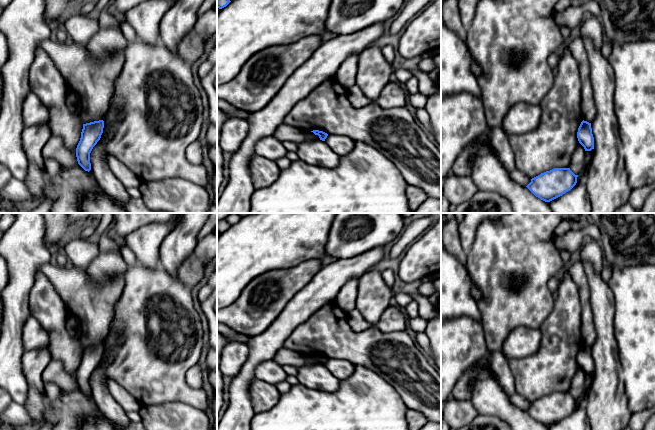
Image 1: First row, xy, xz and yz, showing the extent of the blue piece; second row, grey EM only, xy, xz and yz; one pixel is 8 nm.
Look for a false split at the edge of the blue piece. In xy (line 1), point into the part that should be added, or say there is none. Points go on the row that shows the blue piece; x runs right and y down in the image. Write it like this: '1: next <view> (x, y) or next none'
1: next none

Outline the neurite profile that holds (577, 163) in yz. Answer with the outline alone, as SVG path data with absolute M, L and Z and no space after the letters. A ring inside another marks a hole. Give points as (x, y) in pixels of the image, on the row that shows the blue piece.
M579 144L576 148L576 150L573 153L571 163L570 163L570 170L575 174L579 175L585 165L585 156L586 151L584 147Z

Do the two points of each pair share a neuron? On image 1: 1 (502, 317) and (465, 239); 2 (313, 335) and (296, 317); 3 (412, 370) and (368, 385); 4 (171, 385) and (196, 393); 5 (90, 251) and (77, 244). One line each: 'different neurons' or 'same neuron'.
1: different neurons
2: different neurons
3: different neurons
4: same neuron
5: same neuron

